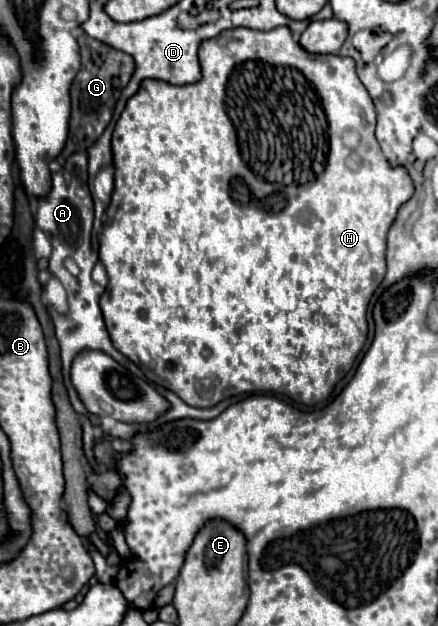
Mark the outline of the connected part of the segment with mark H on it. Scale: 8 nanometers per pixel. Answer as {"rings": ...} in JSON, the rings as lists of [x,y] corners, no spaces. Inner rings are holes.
{"rings":[[[279,26],[269,32],[251,28],[223,30],[219,36],[199,44],[199,62],[201,80],[195,84],[173,86],[163,80],[143,80],[139,90],[127,100],[113,130],[115,190],[107,208],[107,222],[99,246],[99,258],[109,276],[109,284],[101,296],[105,326],[113,346],[121,354],[131,358],[151,382],[173,390],[189,406],[209,408],[235,396],[235,392],[275,392],[285,394],[299,404],[315,406],[329,398],[335,384],[351,370],[367,340],[367,306],[385,276],[385,238],[399,206],[413,196],[413,180],[403,166],[391,166],[387,162],[375,140],[375,106],[355,72],[353,58],[307,54],[293,38],[293,32],[287,26]],[[345,130],[365,132],[365,144],[361,144],[359,150],[345,148],[341,142]]]}

